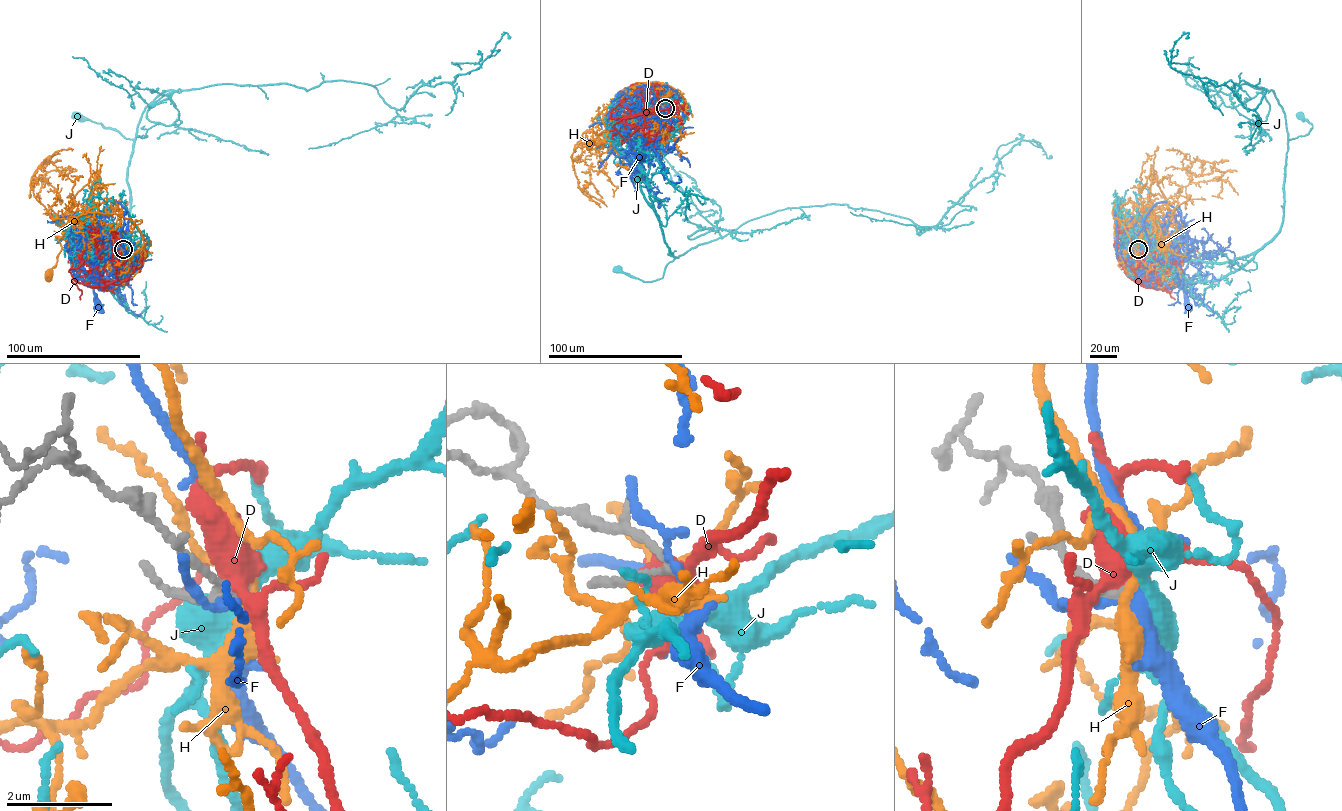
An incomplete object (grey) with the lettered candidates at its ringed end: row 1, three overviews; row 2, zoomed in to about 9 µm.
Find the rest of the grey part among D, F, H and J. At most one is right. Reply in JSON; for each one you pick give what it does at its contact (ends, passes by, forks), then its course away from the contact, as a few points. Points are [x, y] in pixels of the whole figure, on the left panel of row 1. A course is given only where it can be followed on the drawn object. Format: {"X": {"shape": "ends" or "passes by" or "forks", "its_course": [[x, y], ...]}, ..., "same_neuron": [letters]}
{"same_neuron": []}

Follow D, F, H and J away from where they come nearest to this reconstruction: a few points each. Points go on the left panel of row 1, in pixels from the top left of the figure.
D: (123, 249), (136, 263), (126, 280), (112, 283), (89, 277), (80, 268), (85, 248), (113, 234)
F: (123, 249), (125, 265), (113, 285), (96, 285), (87, 260), (80, 260), (85, 279), (99, 302), (98, 308)
H: (123, 249), (119, 242), (105, 241), (107, 234), (90, 206), (89, 215), (58, 240), (61, 250), (49, 273)
J: (123, 249), (147, 237), (143, 260), (121, 266), (106, 282), (128, 232), (127, 166), (133, 140), (76, 115)

